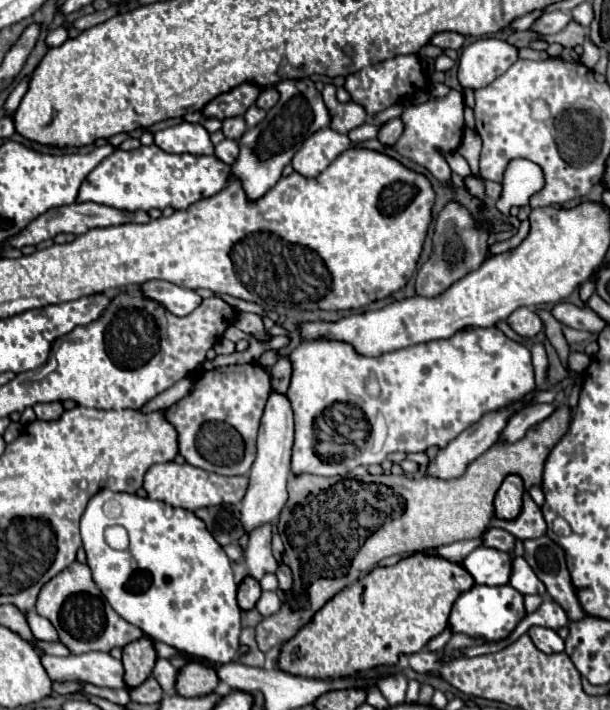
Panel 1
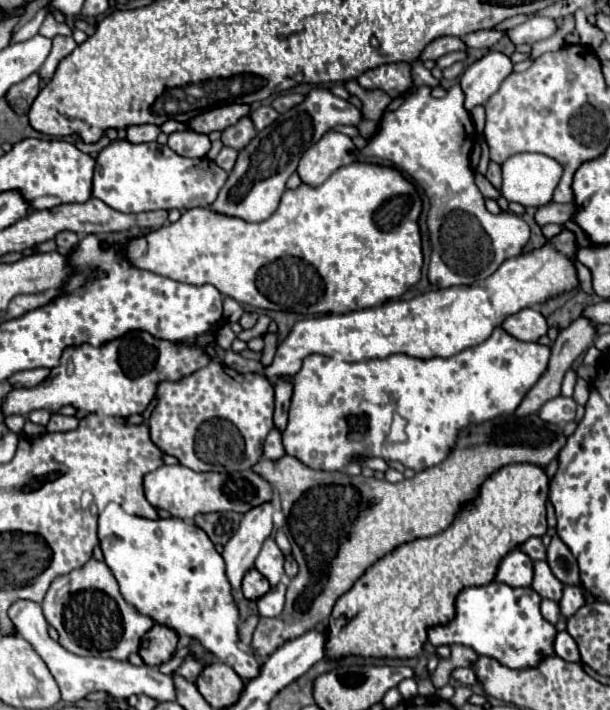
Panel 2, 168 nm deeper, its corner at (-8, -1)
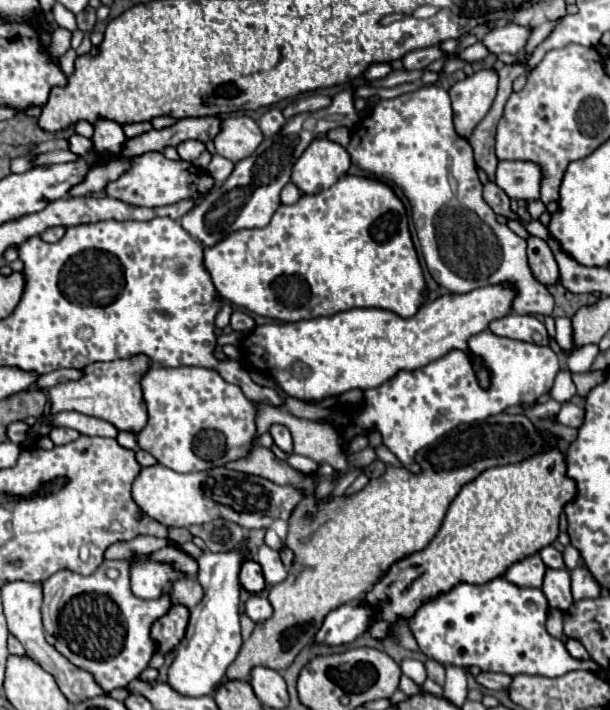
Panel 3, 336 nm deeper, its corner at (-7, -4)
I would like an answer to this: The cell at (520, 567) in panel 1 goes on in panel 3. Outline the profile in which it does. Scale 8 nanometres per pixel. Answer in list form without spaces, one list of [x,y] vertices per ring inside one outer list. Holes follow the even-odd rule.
[[[548,569],[542,591],[546,593],[552,609],[566,611],[574,603],[572,591],[570,591],[570,571],[568,569]]]

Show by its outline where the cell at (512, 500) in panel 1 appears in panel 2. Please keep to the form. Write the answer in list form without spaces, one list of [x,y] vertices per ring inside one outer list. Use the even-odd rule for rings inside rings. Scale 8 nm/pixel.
[[[509,464],[499,468],[481,486],[479,496],[461,508],[455,522],[431,538],[419,538],[399,546],[385,558],[377,560],[349,592],[345,592],[331,614],[325,628],[329,660],[341,660],[345,656],[361,658],[415,658],[423,654],[427,644],[427,628],[431,624],[447,624],[455,616],[455,596],[467,586],[483,586],[495,578],[499,560],[525,542],[531,536],[543,536],[547,530],[545,500],[549,492],[549,480],[545,470],[533,464]]]

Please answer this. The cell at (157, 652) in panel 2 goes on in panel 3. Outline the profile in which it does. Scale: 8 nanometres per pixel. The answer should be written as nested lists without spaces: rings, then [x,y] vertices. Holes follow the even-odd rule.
[[[172,605],[172,609],[152,625],[152,639],[158,645],[160,653],[172,651],[186,633],[188,627],[188,609],[184,605]]]

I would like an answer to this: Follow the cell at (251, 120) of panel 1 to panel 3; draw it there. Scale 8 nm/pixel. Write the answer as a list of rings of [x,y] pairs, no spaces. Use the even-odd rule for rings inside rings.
[[[268,109],[262,117],[260,117],[260,121],[258,121],[258,125],[260,125],[260,129],[262,129],[262,133],[266,135],[266,137],[270,137],[270,135],[276,135],[282,127],[284,127],[284,123],[286,123],[286,117],[282,115],[282,111],[280,109]]]

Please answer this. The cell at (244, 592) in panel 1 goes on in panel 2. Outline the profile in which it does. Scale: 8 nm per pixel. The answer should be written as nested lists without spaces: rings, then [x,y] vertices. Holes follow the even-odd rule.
[[[251,568],[245,578],[243,578],[243,596],[247,600],[259,600],[261,596],[265,596],[271,590],[269,582],[255,570]]]

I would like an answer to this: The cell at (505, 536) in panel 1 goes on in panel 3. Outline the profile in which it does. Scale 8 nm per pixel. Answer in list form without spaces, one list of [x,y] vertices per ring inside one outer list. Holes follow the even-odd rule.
[[[552,545],[544,547],[544,549],[540,551],[540,557],[542,557],[542,561],[546,563],[546,567],[552,567],[552,569],[564,569],[564,567],[566,567],[566,565],[564,565],[564,559],[562,559],[562,553],[556,551]]]

